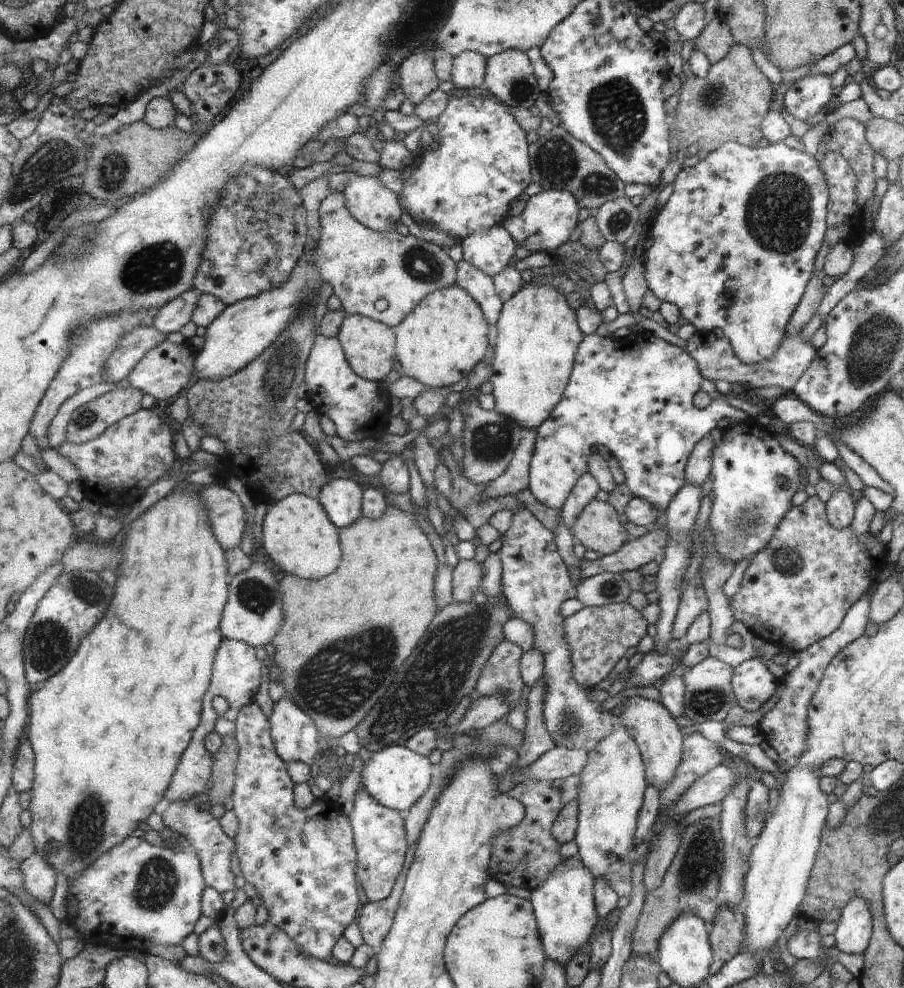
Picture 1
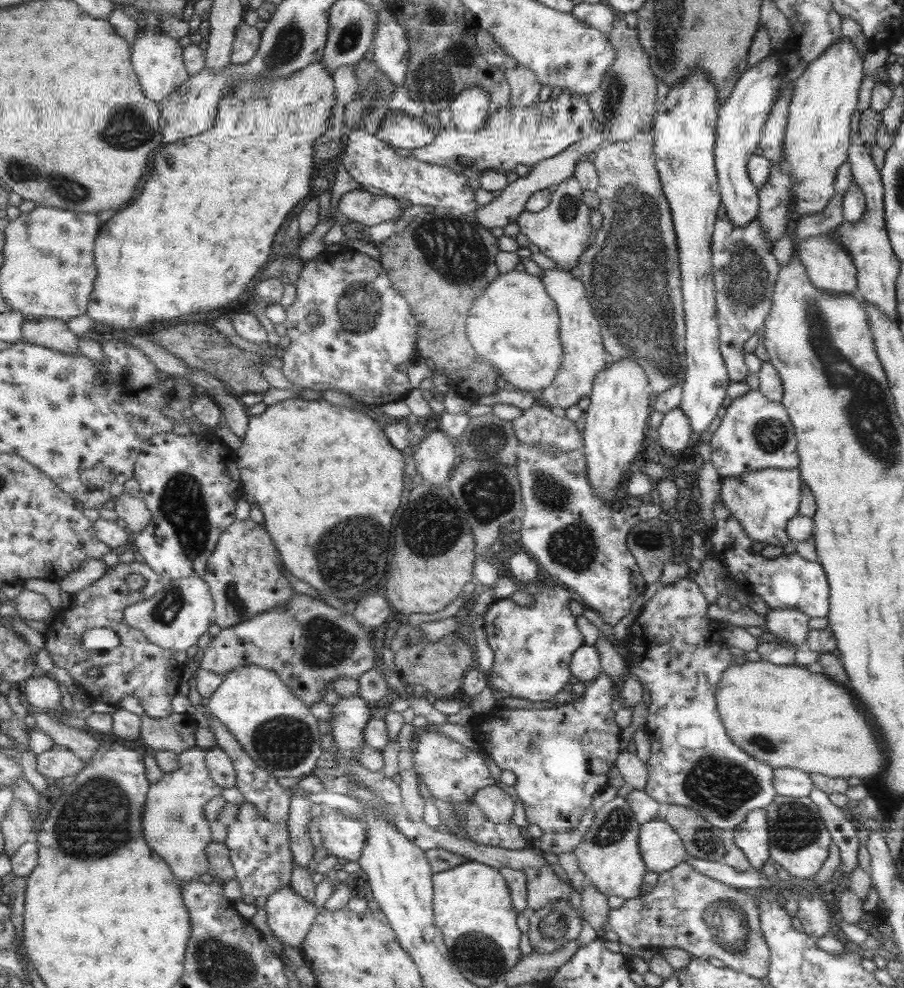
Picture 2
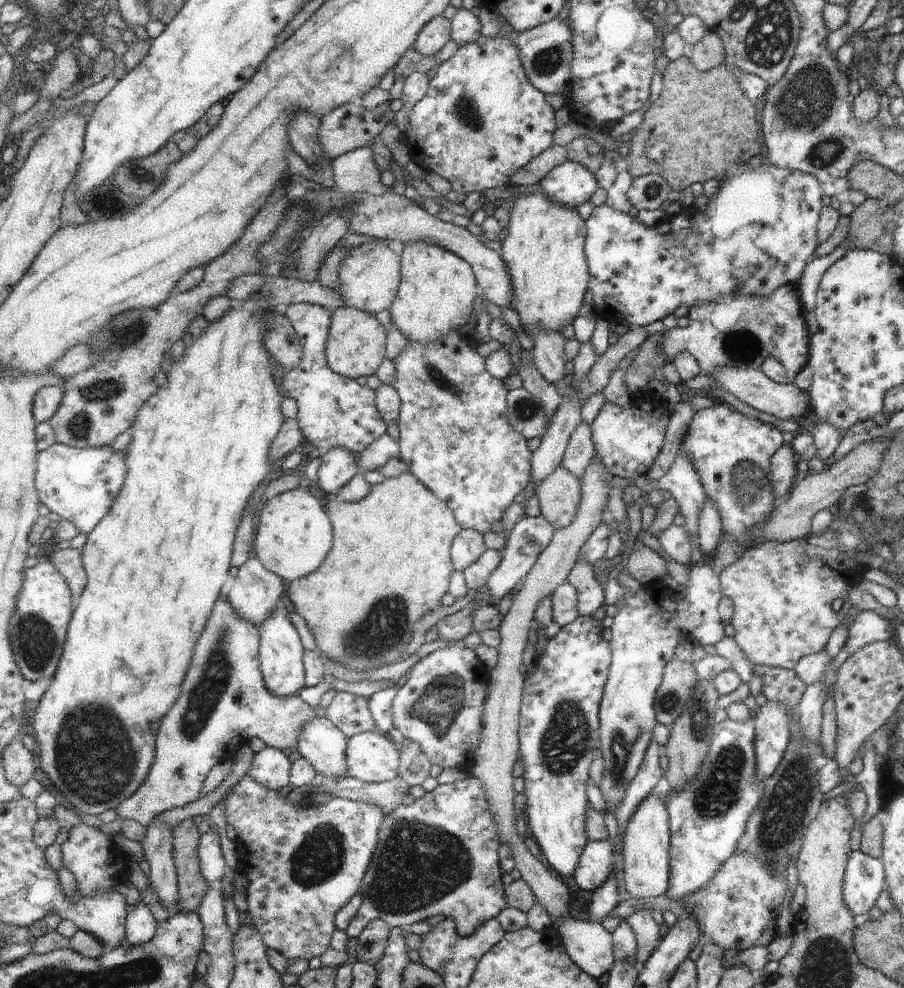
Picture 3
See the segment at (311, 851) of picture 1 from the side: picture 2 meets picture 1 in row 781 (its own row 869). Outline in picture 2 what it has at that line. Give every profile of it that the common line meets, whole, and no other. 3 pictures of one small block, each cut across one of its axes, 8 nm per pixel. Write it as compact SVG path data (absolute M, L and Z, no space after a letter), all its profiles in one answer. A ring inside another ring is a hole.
M251 802L239 805L239 816L228 828L225 844L230 848L230 857L237 873L236 880L244 894L269 898L285 885L291 884L294 872L294 853L291 850L291 832L289 822L269 822L263 818Z

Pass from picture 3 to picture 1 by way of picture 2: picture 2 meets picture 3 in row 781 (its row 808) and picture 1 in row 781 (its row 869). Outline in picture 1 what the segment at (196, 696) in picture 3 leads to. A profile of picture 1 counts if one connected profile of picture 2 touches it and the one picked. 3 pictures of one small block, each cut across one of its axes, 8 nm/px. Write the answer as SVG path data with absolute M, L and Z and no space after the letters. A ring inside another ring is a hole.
M224 637L215 661L214 675L211 686L207 690L202 702L202 720L197 730L194 732L191 746L185 750L182 756L182 762L179 763L178 771L175 772L174 779L171 780L169 790L167 790L165 799L169 802L183 802L189 798L199 796L199 793L207 793L209 785L212 782L212 772L214 771L214 755L207 750L205 738L215 732L215 726L219 722L219 714L213 706L213 698L221 696L228 702L228 709L223 714L226 720L236 722L239 712L248 704L253 704L259 688L261 688L261 676L263 676L262 661L257 658L257 650L251 644L237 639L228 639Z

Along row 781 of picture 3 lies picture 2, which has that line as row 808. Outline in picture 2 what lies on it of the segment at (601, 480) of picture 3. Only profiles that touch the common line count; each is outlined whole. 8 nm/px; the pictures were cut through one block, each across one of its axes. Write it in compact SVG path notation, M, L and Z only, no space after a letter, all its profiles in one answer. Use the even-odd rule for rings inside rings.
M497 785L479 790L473 798L491 822L507 824L515 812L514 799Z

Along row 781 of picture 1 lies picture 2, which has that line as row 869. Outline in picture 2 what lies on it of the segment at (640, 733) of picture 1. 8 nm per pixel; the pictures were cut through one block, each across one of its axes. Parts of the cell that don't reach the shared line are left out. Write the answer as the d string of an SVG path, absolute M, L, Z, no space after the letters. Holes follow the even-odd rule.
M663 820L641 824L639 845L648 870L659 874L673 870L689 856L682 835Z

